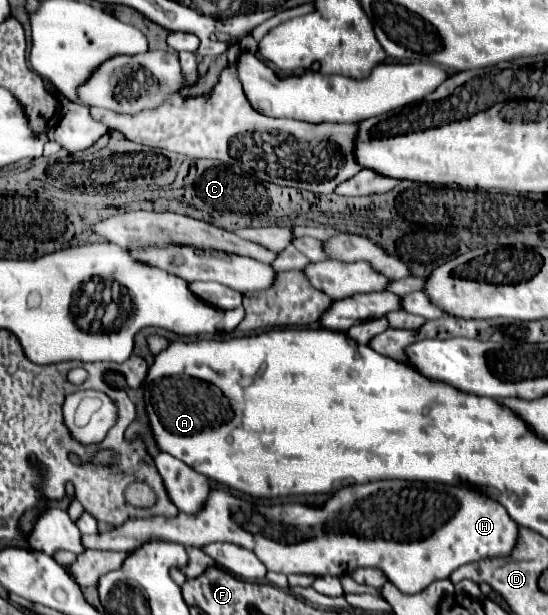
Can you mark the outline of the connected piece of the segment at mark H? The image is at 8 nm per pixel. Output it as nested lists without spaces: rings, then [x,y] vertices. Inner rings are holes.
[[[381,480],[373,484],[353,484],[339,490],[321,508],[311,508],[297,502],[281,504],[255,504],[233,496],[221,488],[209,492],[207,502],[195,514],[179,512],[173,518],[149,516],[133,518],[121,526],[95,536],[83,536],[85,548],[99,550],[123,550],[133,552],[151,540],[179,542],[183,546],[203,548],[211,542],[231,542],[251,550],[267,570],[281,574],[313,574],[313,576],[347,576],[355,568],[381,568],[389,582],[393,582],[403,594],[417,594],[431,582],[449,578],[453,570],[463,564],[485,558],[507,558],[519,542],[519,526],[495,500],[485,500],[479,492],[469,488],[433,484],[433,482],[407,482],[407,480]]]

